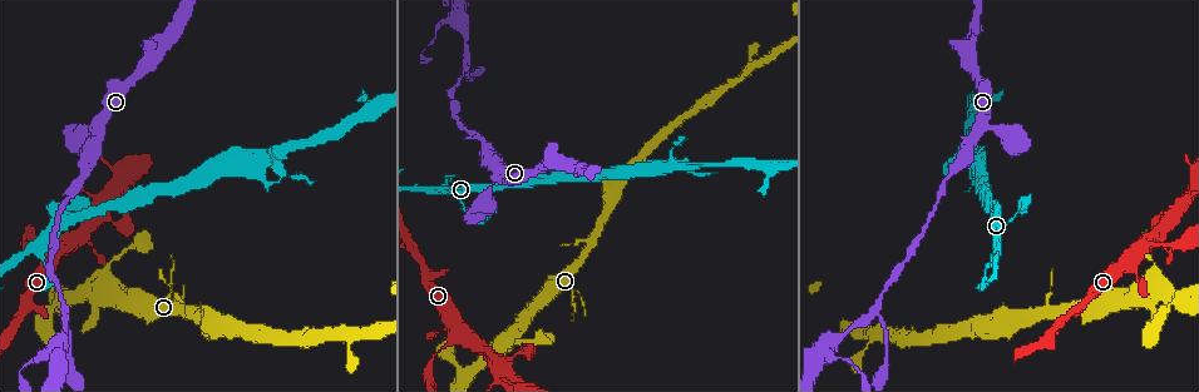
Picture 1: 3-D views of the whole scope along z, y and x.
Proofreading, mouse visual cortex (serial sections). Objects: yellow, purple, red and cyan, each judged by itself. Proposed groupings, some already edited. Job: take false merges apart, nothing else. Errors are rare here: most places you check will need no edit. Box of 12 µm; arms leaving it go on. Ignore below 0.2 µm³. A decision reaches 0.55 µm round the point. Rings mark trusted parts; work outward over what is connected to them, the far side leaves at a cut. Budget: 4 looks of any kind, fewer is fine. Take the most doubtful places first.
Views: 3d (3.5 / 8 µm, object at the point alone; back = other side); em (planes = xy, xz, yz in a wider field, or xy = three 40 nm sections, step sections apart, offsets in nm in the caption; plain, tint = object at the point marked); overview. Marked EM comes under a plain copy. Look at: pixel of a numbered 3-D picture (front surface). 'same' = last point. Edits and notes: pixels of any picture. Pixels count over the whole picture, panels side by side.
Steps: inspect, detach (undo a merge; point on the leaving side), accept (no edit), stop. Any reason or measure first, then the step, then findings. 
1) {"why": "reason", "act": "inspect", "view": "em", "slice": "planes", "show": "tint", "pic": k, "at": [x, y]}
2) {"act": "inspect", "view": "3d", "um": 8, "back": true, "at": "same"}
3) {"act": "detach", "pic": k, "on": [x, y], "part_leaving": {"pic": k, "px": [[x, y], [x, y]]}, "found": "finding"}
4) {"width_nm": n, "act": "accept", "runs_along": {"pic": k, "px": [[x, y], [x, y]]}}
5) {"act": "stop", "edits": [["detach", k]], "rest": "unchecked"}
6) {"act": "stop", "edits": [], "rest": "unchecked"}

{"why": "three arms meet", "act": "inspect", "view": "3d", "um": 3.5, "pic": 1, "at": [466, 66]}

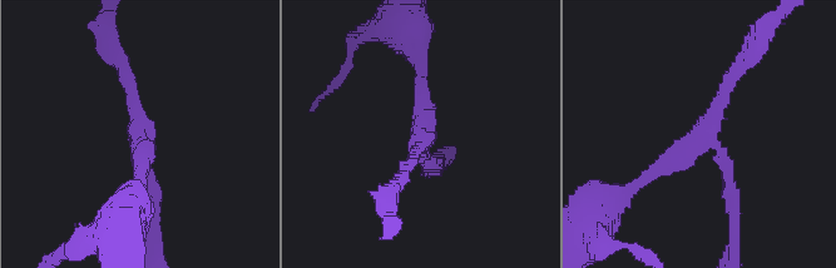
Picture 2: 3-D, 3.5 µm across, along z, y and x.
{"arms": 3, "arm_widths_nm": [150, 200, 200], "act": "inspect", "view": "em", "slice": "planes", "show": "tint", "pic": 2, "at": [138, 131]}

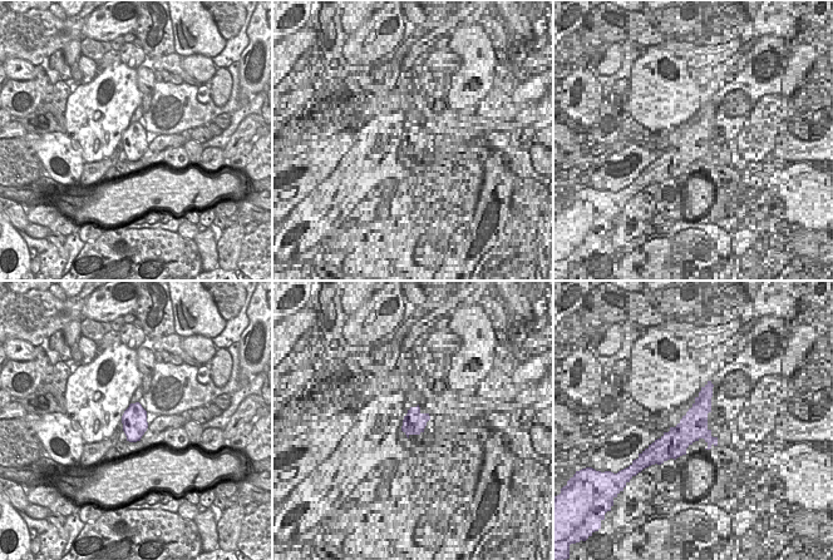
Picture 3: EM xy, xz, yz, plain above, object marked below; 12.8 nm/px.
{"act": "accept", "runs_along": {"pic": 2, "px": [[742, 63], [694, 143], [639, 182]]}, "found": "all the same cell"}

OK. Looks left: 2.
{"why": "three arms meet", "act": "inspect", "view": "3d", "um": 3.5, "back": true, "pic": 1, "at": [1144, 242]}

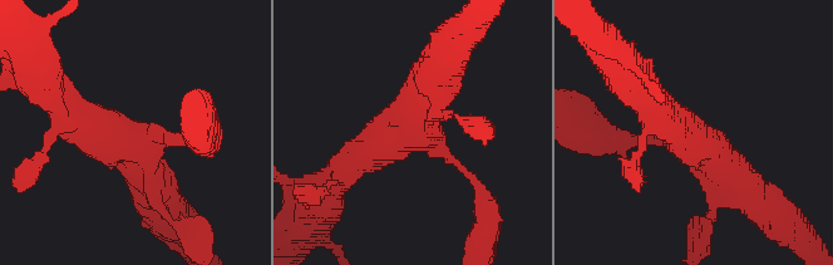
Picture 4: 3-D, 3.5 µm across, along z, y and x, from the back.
{"arms": 3, "arm_widths_nm": [150, 450, 500], "act": "inspect", "view": "em", "slice": "xy", "step": 2, "show": "tint", "pic": 4, "at": [427, 139]}

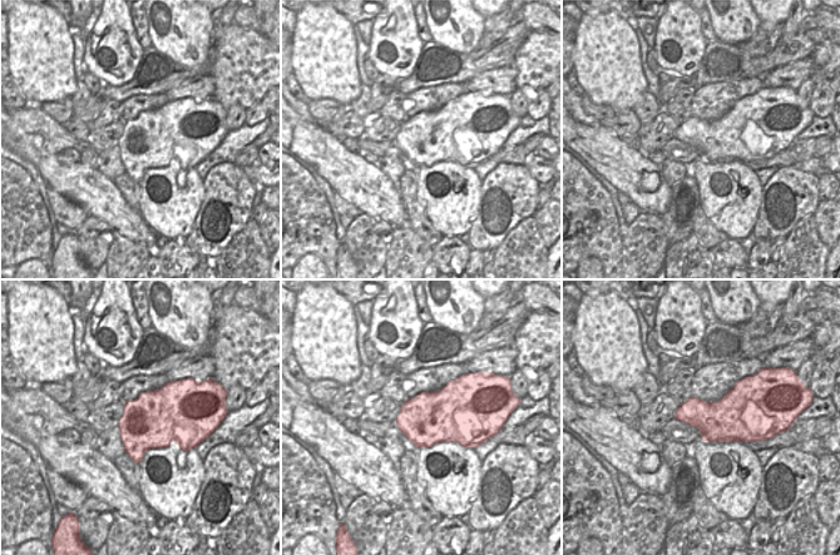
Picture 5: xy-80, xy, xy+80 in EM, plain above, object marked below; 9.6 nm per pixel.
{"width_nm": 500, "act": "accept", "runs_along": {"pic": 4, "px": [[439, 69], [415, 121], [346, 166]]}, "found": "continuous, no second cell"}

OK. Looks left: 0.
{"act": "stop", "edits": [], "rest": "unchecked"}

